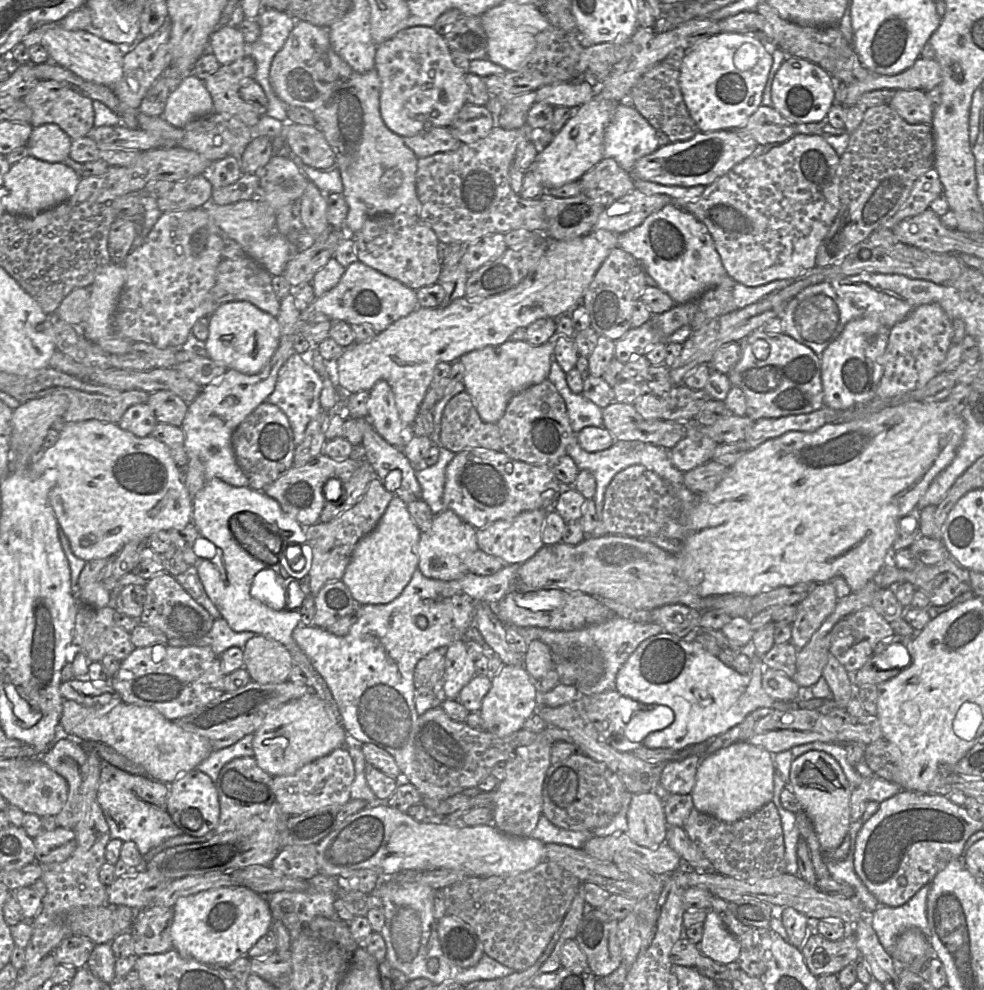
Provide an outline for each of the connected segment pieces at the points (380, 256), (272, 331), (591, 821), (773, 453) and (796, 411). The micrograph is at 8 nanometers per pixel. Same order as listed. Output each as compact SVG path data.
M381 214L366 220L359 232L351 235L355 241L358 261L417 291L438 282L442 263L438 257L439 240L432 228L419 216Z
M233 301L219 306L208 318L207 356L227 369L246 375L260 373L268 364L280 343L277 318L247 301Z
M575 752L567 759L551 764L543 785L543 811L548 820L563 829L572 831L593 831L609 824L620 811L624 792L628 792L623 782L605 764L589 756Z
M908 401L887 407L863 419L826 423L814 432L789 431L768 439L748 450L730 466L721 482L710 492L698 495L695 504L684 516L683 549L676 556L676 575L705 598L724 594L742 594L754 597L781 586L800 582L824 583L842 576L852 592L862 589L885 565L885 556L896 538L899 521L917 506L928 485L954 459L964 435L964 420L948 401L934 403Z
M755 330L740 341L741 358L727 374L732 386L739 387L747 403L746 416L756 421L808 414L824 406L820 357L809 347L784 333Z

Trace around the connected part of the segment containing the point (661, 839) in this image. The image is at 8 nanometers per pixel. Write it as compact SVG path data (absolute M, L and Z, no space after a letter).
M649 791L632 795L627 822L627 834L636 844L656 848L665 843L669 826L662 792Z

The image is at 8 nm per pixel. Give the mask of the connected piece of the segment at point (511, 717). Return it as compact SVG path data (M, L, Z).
M503 665L491 680L492 686L482 701L480 714L483 729L498 737L510 735L522 728L540 707L539 684L523 666Z

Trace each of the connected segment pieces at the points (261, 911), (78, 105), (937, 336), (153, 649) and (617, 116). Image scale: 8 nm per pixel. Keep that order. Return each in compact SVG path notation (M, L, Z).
M222 887L179 898L173 909L171 939L173 949L184 959L193 959L201 964L231 964L247 956L257 941L271 930L273 917L268 901L260 894L246 887Z
M40 80L22 100L32 111L30 124L33 128L43 124L56 124L74 140L86 136L94 127L93 100L61 82Z
M936 303L924 304L889 330L883 355L883 373L875 389L875 399L891 399L925 386L939 374L939 367L952 346L952 321Z
M155 644L136 647L122 660L119 671L112 676L110 683L121 700L151 707L167 719L176 721L224 694L225 677L220 656L209 646L173 647L168 644Z
M619 103L605 129L603 156L614 159L631 174L636 161L652 154L659 147L654 127L630 103Z

